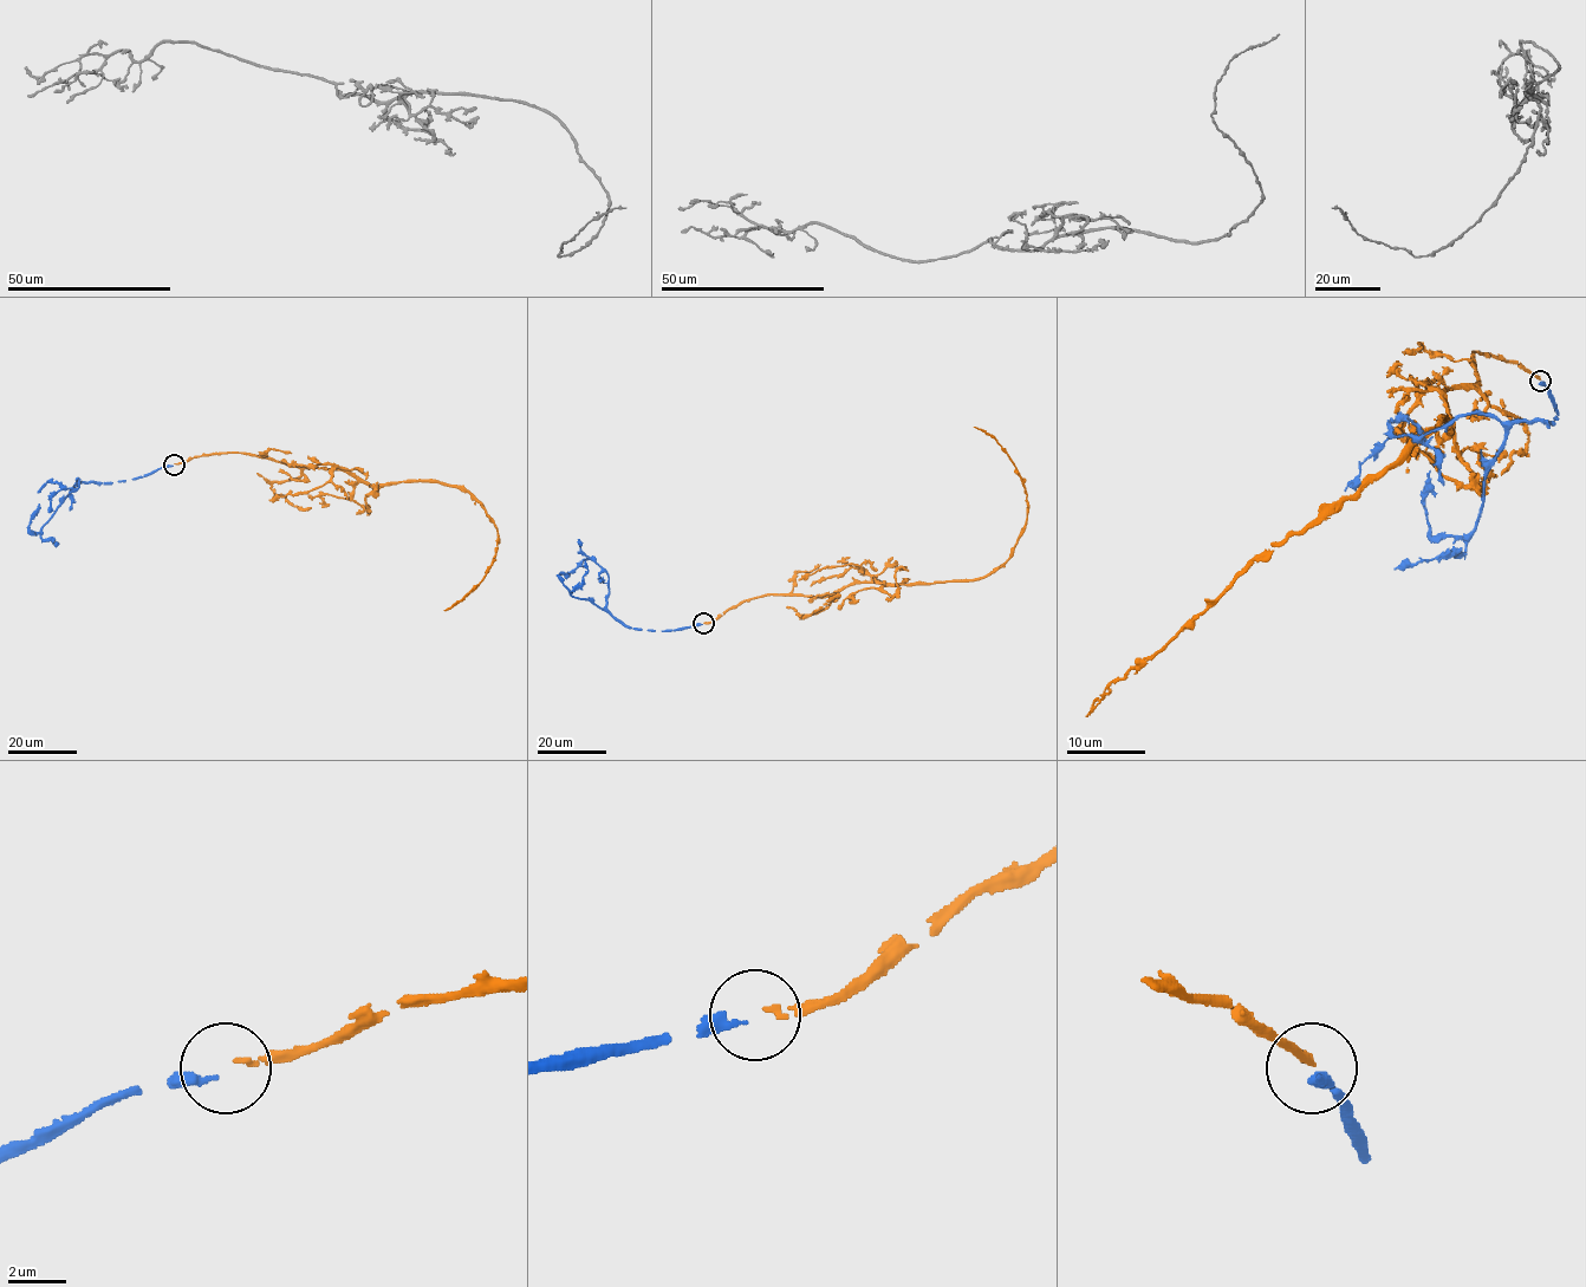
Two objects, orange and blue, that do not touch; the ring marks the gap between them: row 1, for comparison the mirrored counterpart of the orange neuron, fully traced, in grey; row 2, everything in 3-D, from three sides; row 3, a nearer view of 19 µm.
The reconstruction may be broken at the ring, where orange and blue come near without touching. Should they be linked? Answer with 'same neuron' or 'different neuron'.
different neuron

